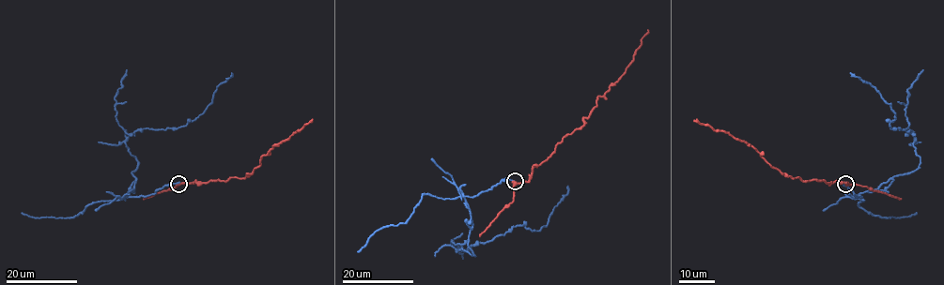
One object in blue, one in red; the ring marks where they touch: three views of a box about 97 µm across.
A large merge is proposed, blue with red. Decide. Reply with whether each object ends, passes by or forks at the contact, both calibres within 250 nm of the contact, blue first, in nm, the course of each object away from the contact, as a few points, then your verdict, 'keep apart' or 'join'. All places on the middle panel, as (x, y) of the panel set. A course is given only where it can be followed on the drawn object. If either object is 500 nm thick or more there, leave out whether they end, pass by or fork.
blue ends there; red passes by; 180 nm thick on the blue side, 440 nm on the other; blue runs (514, 181), (462, 195), (474, 255), (462, 249), (517, 226), (538, 231), (567, 186); red runs (514, 181), (528, 181), (532, 168), (583, 125), (596, 98), (633, 59), (648, 30); keep apart

